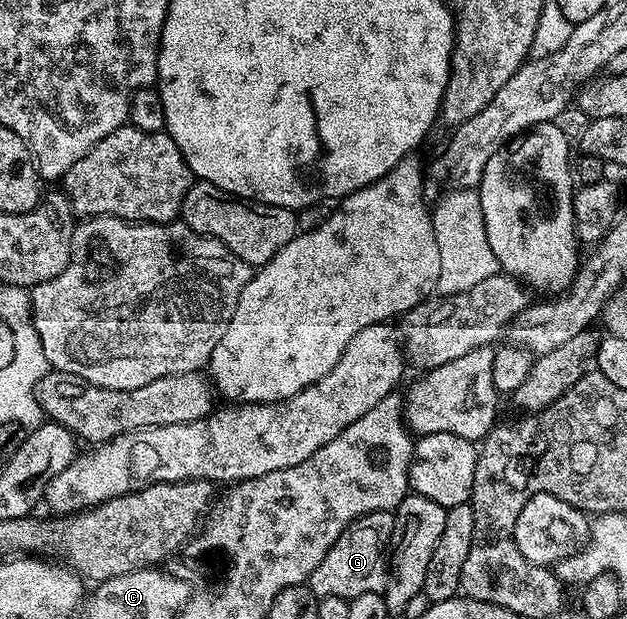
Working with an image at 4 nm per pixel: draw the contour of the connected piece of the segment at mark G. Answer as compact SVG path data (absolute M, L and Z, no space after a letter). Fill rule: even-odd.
M393 512L369 513L356 519L342 532L340 539L332 543L328 555L320 559L320 567L312 571L308 582L310 589L318 598L340 595L349 599L356 595L368 595L369 593L385 594L388 550L391 548L393 536Z

